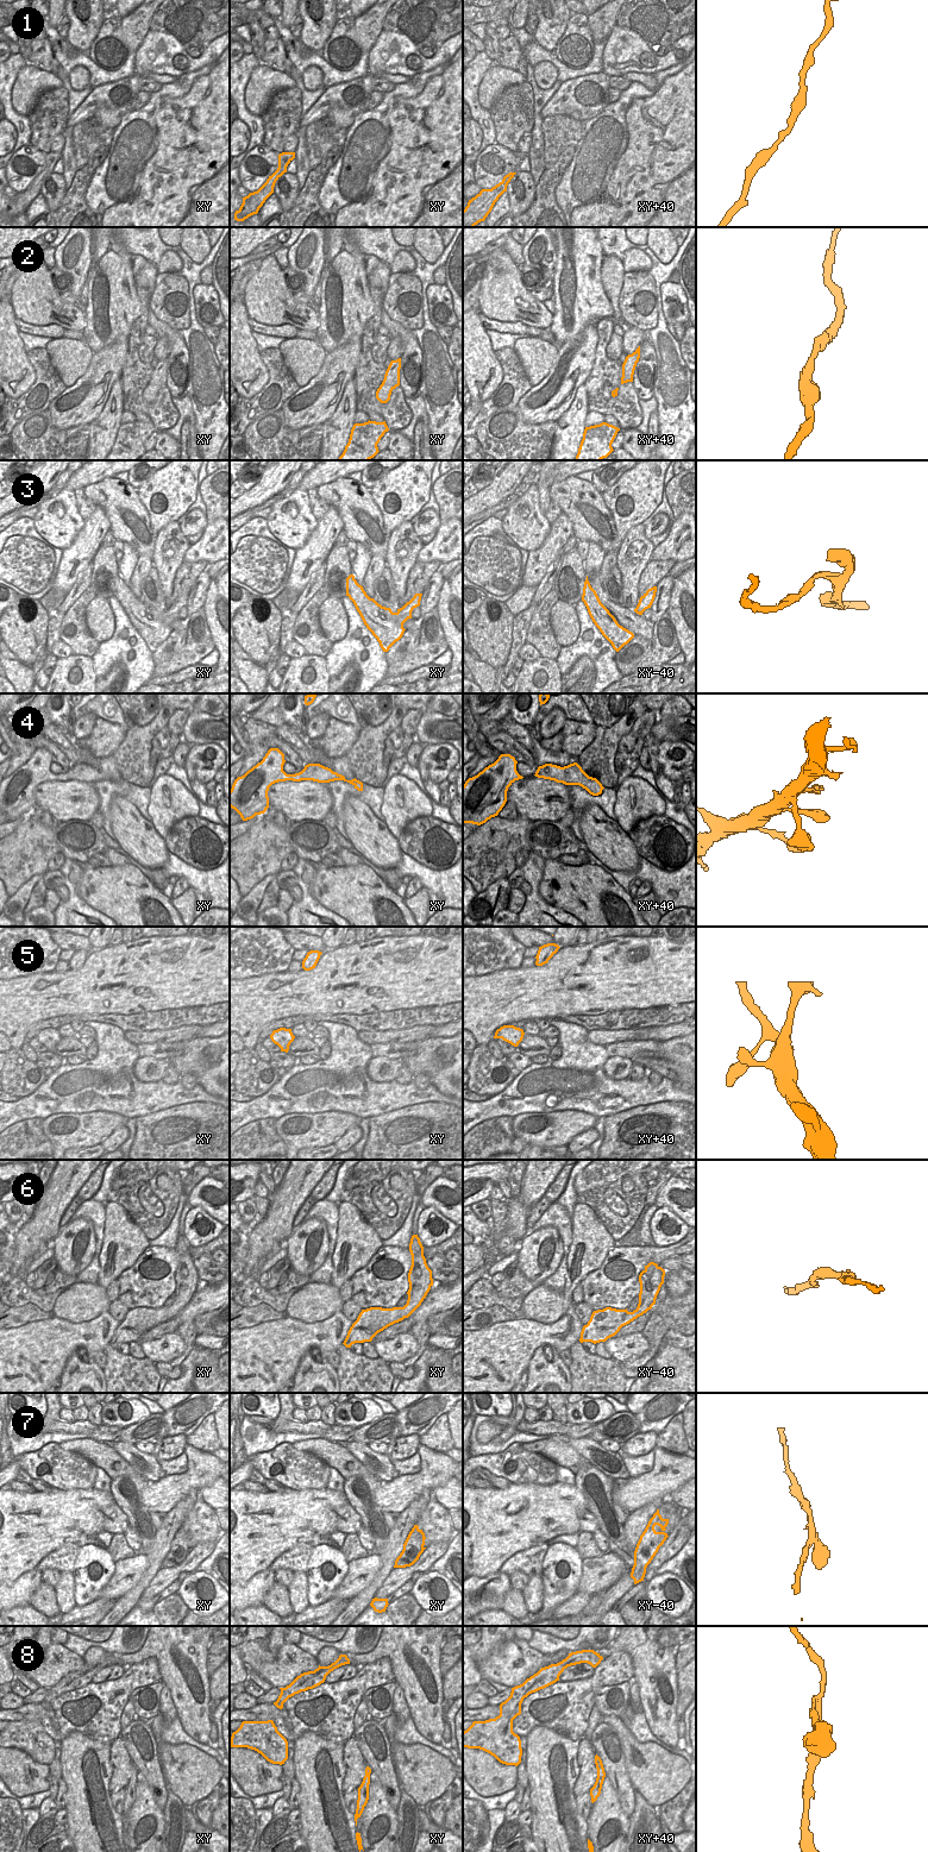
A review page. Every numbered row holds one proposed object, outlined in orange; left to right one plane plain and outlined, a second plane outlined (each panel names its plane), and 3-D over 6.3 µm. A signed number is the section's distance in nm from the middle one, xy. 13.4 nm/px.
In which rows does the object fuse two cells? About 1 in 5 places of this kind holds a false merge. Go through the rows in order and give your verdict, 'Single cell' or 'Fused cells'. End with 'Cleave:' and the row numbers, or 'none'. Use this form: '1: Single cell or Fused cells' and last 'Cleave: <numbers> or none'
1: Single cell
2: Single cell
3: Single cell
4: Single cell
5: Single cell
6: Single cell
7: Single cell
8: Single cell
Cleave: none

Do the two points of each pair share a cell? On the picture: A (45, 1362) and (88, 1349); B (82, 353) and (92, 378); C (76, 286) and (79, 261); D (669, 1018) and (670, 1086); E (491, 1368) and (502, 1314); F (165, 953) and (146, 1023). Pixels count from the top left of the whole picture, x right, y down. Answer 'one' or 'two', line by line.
A: one
B: two
C: one
D: two
E: two
F: two

